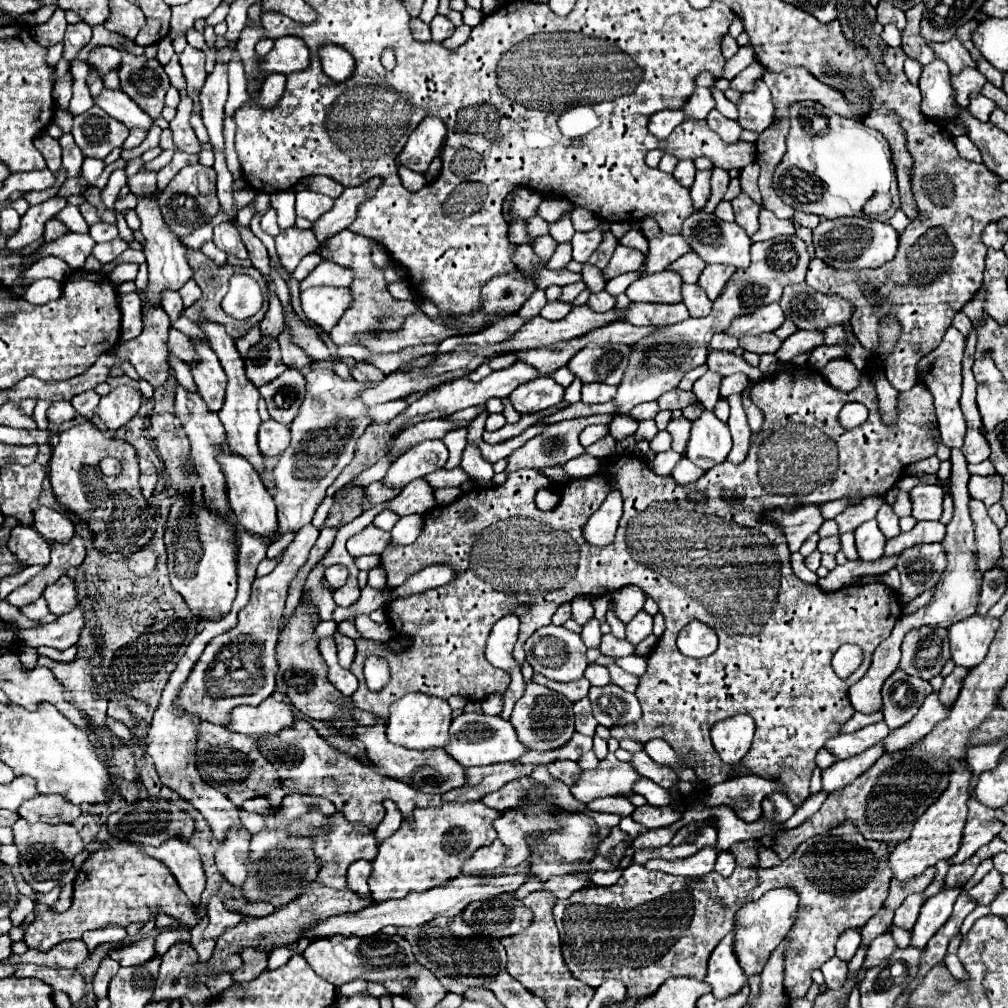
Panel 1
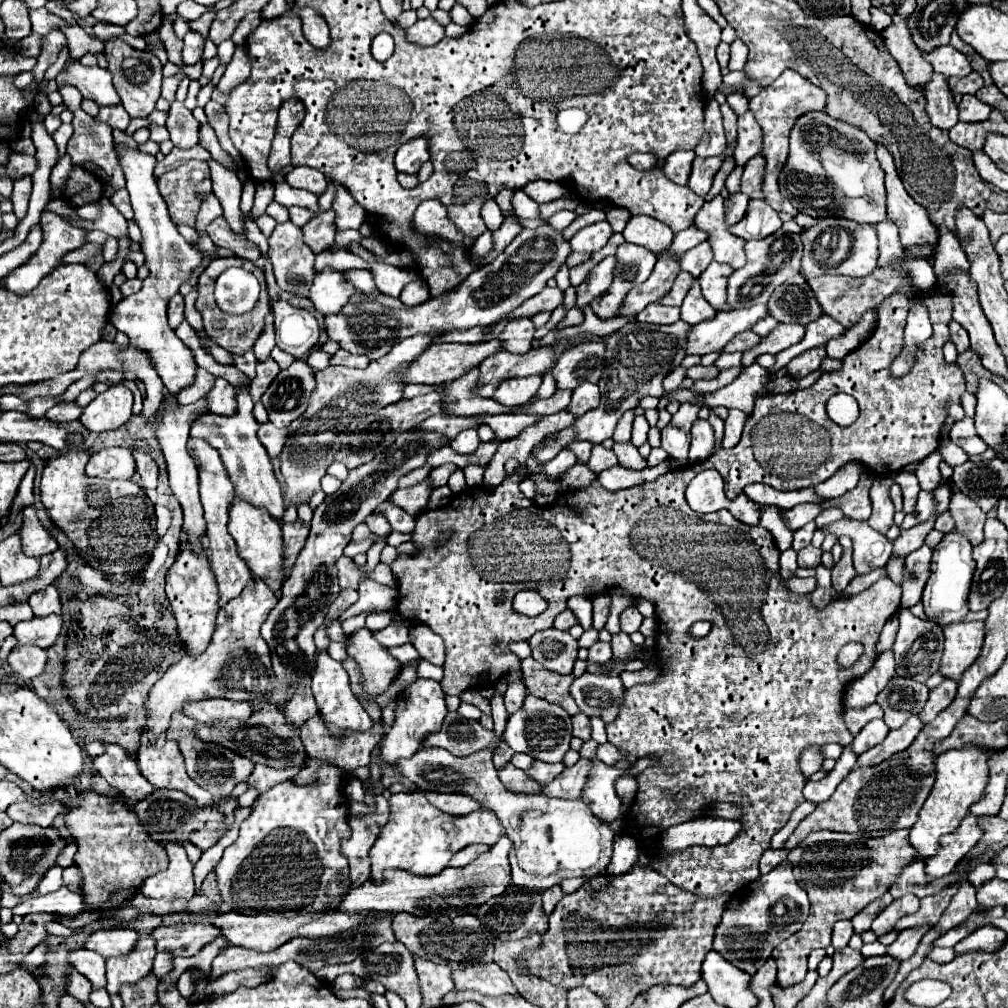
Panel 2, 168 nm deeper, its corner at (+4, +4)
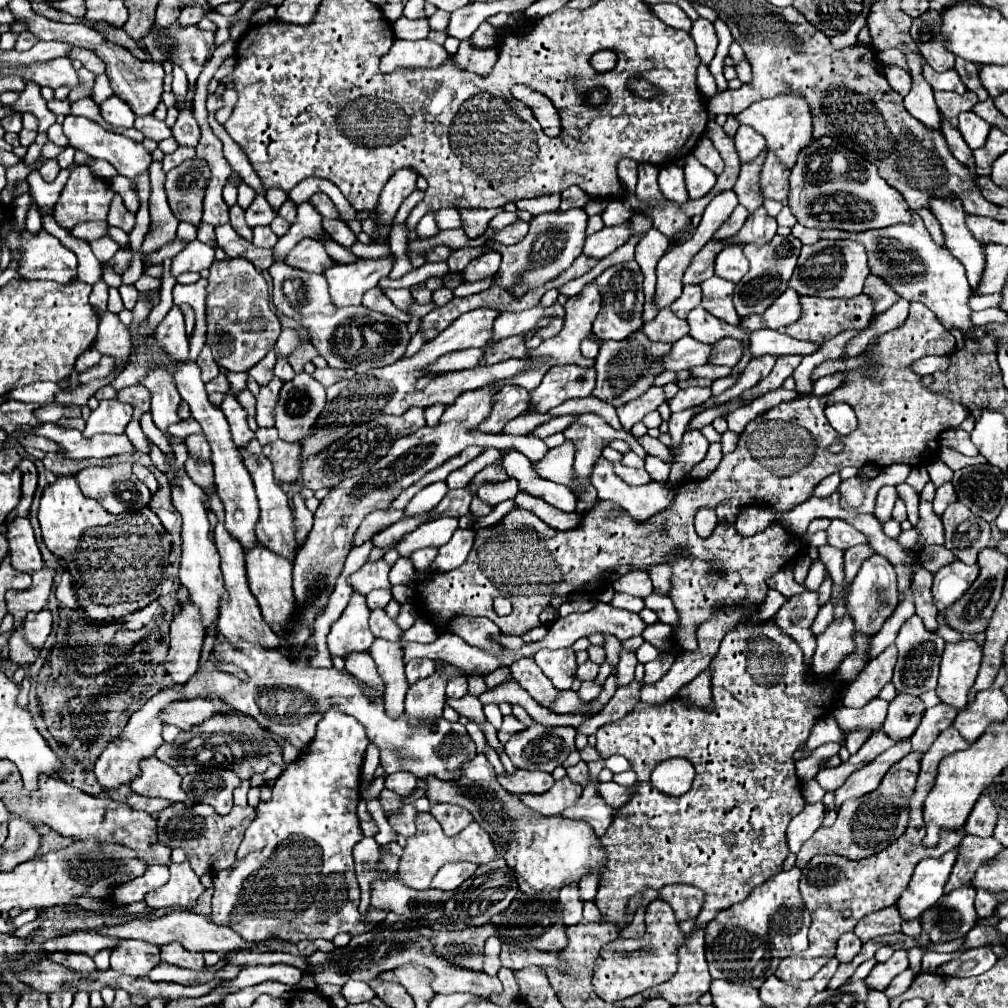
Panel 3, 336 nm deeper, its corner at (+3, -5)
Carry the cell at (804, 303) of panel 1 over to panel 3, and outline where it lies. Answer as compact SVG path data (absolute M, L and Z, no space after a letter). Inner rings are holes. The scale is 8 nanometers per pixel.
M785 290L763 314L753 314L741 318L739 326L745 330L759 330L759 328L771 328L771 330L783 330L785 326L797 322L797 316L801 314L799 296L795 290Z

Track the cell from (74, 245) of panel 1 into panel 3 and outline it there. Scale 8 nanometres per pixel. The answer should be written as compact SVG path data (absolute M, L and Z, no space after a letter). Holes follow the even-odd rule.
M31 200L31 204L29 204L25 228L27 228L29 232L39 232L39 230L41 230L41 212L39 212L39 208L37 208L35 200Z

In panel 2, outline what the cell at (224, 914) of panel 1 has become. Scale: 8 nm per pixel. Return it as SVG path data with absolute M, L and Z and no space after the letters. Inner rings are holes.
M196 923L190 927L162 925L152 931L158 951L166 951L182 957L196 955L206 943L214 941L218 935L220 935L220 929L210 923Z

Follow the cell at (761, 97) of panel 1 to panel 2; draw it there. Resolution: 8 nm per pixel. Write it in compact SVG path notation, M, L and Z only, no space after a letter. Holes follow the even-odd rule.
M746 111L738 117L738 147L734 151L734 161L738 167L744 167L746 161L758 155L762 145L762 129L752 111Z

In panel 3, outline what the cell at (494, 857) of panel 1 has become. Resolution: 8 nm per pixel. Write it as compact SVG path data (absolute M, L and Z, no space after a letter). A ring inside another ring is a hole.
M471 862L445 864L435 874L435 878L433 878L433 882L431 882L429 888L437 888L437 890L443 890L443 892L457 890L467 878L471 878L475 874L475 870L477 870L477 866L473 866Z

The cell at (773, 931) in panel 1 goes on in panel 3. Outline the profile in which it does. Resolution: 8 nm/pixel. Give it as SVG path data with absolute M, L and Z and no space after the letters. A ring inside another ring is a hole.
M793 868L789 872L779 872L739 902L733 904L727 910L721 910L707 926L705 930L705 958L709 962L709 972L713 980L729 980L729 982L739 982L739 984L761 984L765 982L767 976L775 974L779 962L787 956L795 956L803 950L807 950L807 930L811 924L809 910L803 904L803 898L799 894L799 880L801 880L801 870Z

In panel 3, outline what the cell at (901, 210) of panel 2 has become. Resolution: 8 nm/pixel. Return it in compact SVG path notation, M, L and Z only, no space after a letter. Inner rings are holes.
M917 216L913 224L895 224L881 230L865 230L865 232L843 232L843 230L821 230L821 228L807 228L801 224L793 226L793 236L799 238L803 244L815 244L817 240L857 240L865 246L867 258L869 258L869 270L871 274L877 274L883 278L901 298L909 302L923 302L933 314L937 314L939 322L945 328L959 328L965 336L971 334L973 324L969 320L969 296L971 286L965 278L963 266L949 256L949 252L935 244L929 238L929 232L925 230L921 218Z

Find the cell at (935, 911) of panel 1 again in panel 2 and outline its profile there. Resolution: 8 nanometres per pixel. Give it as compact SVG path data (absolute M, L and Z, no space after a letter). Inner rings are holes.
M920 925L920 927L910 927L910 929L904 929L900 931L898 939L888 947L888 955L904 961L904 959L910 959L922 939L924 933L928 933L930 927L928 925Z

